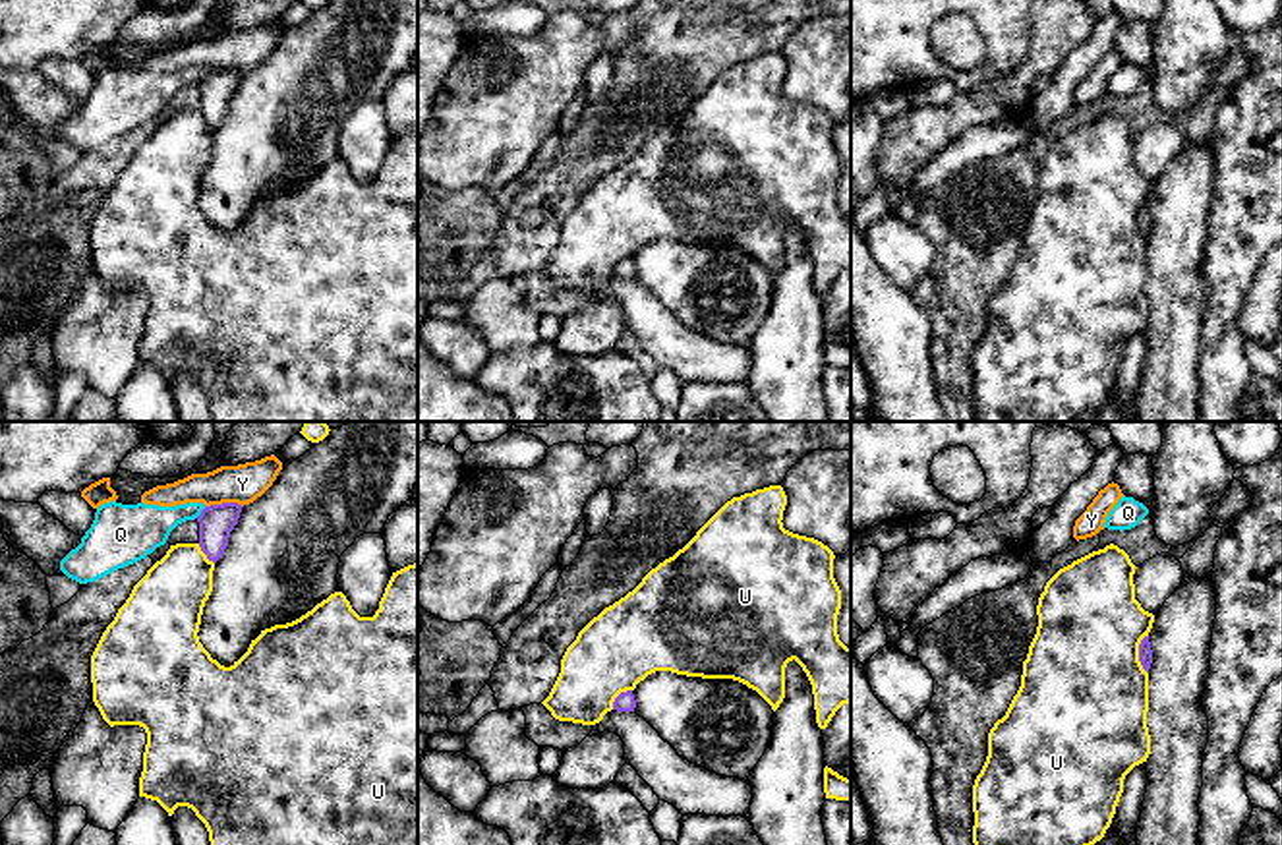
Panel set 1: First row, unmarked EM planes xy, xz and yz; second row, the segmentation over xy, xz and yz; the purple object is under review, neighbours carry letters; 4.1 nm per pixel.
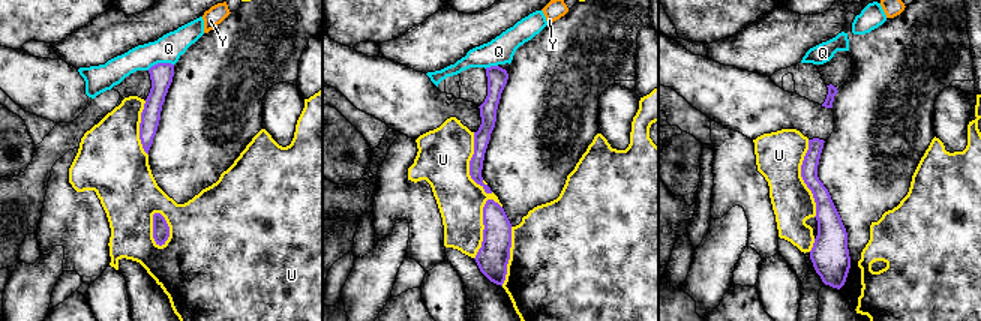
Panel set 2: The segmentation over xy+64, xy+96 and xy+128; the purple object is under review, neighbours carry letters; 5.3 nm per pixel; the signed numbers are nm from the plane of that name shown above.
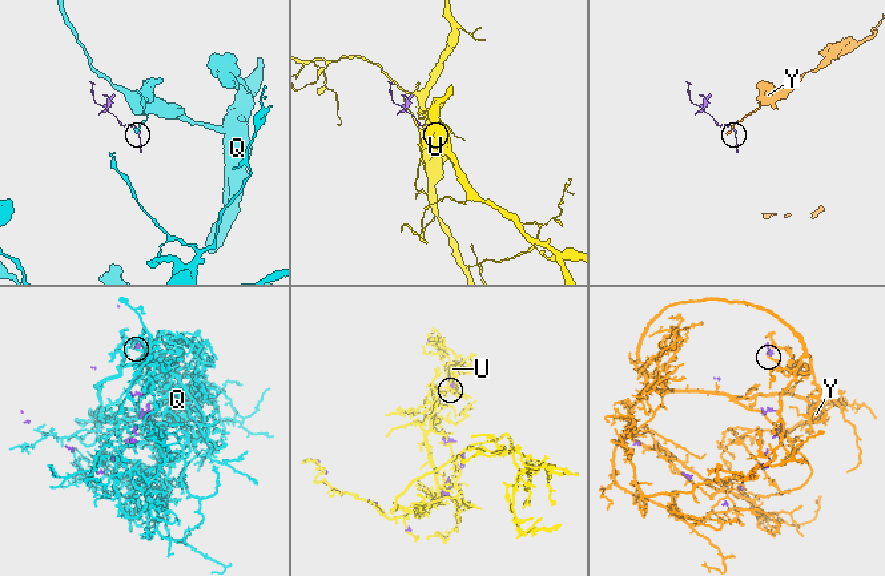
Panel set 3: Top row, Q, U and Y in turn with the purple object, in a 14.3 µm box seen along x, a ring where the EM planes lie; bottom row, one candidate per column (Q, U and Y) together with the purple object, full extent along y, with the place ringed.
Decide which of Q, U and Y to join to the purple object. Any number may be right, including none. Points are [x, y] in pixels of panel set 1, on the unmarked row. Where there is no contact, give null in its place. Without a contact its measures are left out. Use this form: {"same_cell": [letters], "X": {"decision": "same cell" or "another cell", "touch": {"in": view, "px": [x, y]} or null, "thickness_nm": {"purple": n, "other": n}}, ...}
{"same_cell": ["U"], "Q": {"decision": "another cell", "touch": {"in": "xy", "px": [202, 80]}, "thickness_nm": {"purple": 140, "other": 200}}, "U": {"decision": "same cell", "touch": {"in": "yz", "px": [1139, 221]}, "thickness_nm": {"purple": 60, "other": 480}}, "Y": {"decision": "another cell", "touch": {"in": "xy", "px": [223, 70]}, "thickness_nm": {"purple": 140, "other": 170}}}

